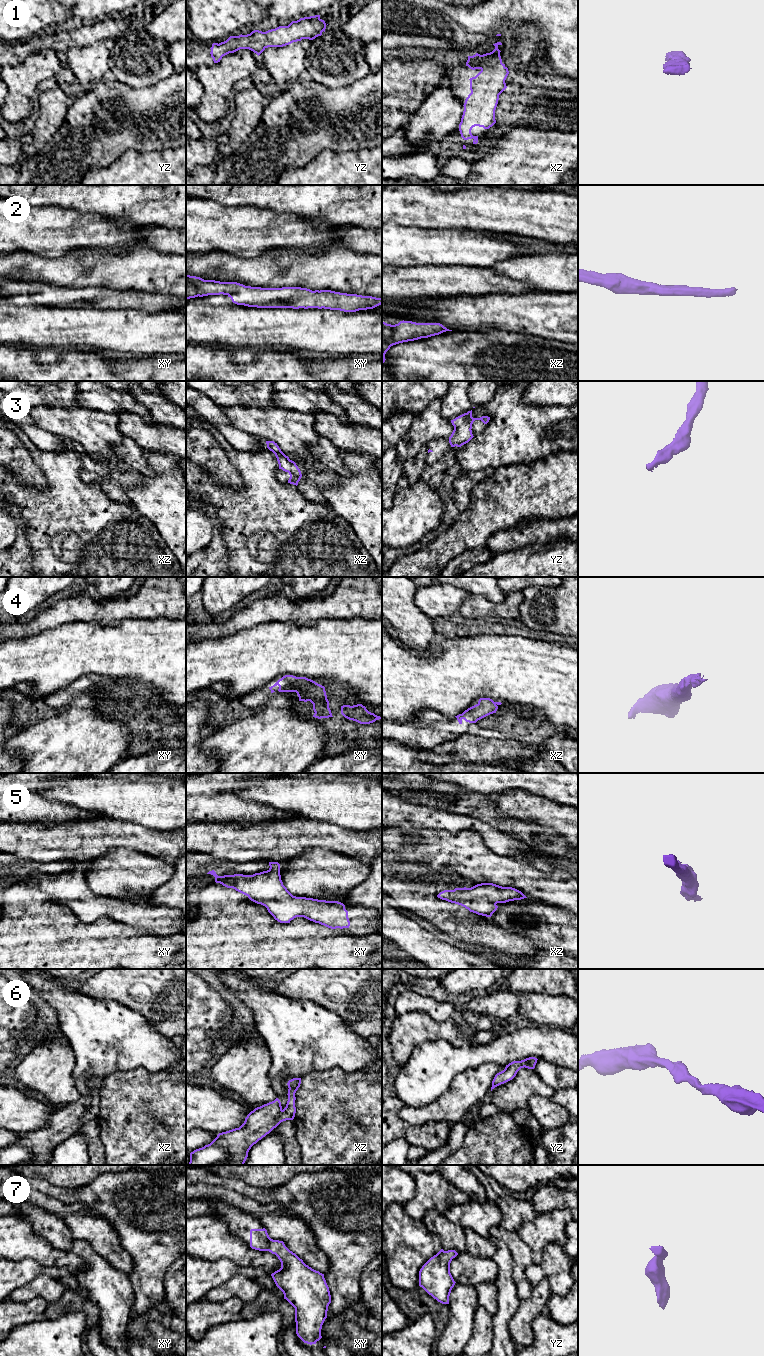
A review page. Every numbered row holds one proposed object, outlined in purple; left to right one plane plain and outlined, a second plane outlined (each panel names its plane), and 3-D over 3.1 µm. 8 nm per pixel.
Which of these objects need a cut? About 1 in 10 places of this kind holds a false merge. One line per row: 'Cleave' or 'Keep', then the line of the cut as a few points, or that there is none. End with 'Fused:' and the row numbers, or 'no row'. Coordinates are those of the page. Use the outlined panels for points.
1: Keep. No split
2: Keep. No split
3: Keep. No split
4: Keep. No split
5: Keep. No split
6: Keep. No split
7: Keep. No split
Fused: no row

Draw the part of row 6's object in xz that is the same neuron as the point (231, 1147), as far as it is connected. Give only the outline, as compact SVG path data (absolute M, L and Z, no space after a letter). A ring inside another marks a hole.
M301 1078L288 1081L288 1101L284 1109L278 1098L255 1108L239 1128L219 1133L210 1144L191 1152L188 1165L244 1165L254 1144L281 1122L294 1119L295 1093L300 1084Z

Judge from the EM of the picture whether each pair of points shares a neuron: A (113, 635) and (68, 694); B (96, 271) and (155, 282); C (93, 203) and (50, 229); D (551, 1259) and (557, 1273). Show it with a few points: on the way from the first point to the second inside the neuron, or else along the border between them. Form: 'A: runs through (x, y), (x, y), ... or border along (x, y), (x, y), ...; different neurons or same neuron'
A: border along (72, 687), (52, 693); different neurons
B: runs through (111, 271), (140, 271); same neuron
C: border along (55, 205), (79, 212), (101, 214); different neurons
D: runs through (554, 1262), (557, 1270); same neuron

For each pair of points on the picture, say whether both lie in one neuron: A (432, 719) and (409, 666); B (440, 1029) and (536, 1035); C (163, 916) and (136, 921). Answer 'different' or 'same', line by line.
A: different
B: different
C: same

